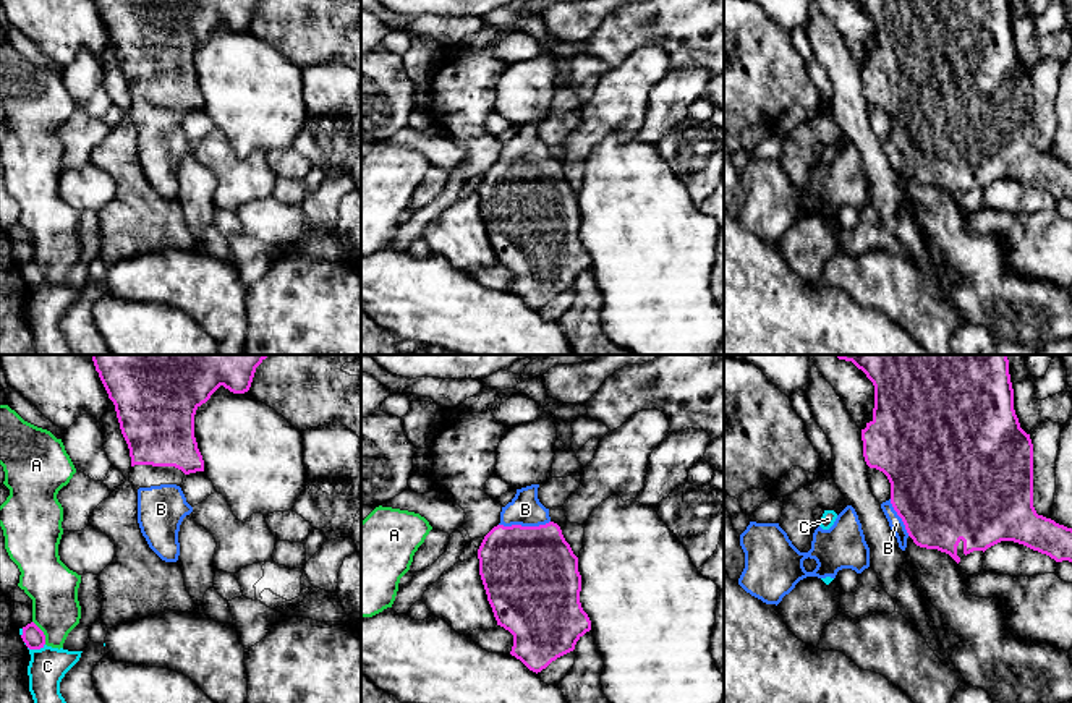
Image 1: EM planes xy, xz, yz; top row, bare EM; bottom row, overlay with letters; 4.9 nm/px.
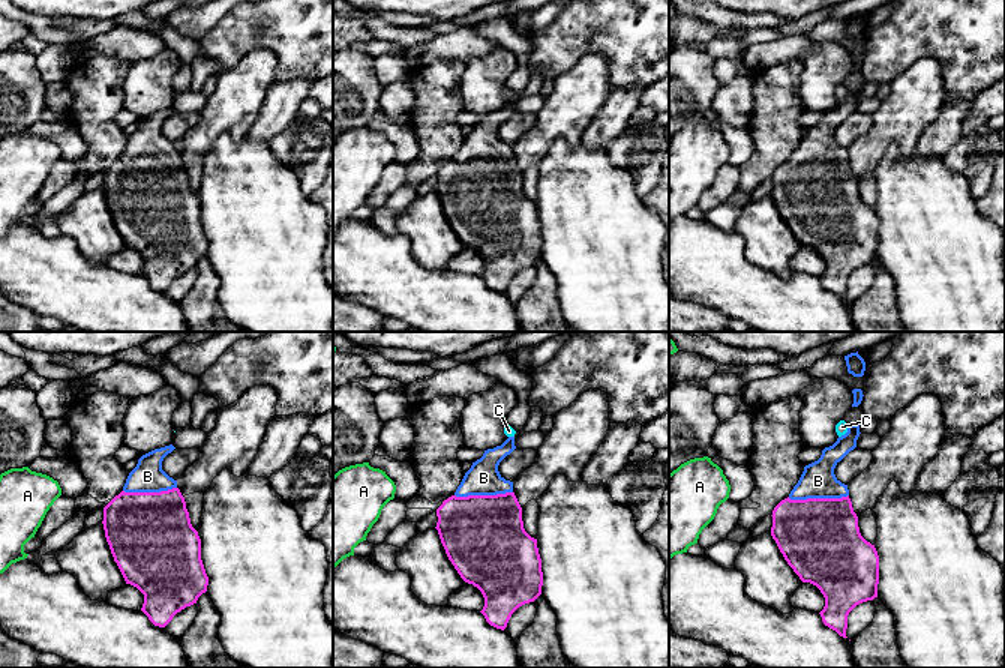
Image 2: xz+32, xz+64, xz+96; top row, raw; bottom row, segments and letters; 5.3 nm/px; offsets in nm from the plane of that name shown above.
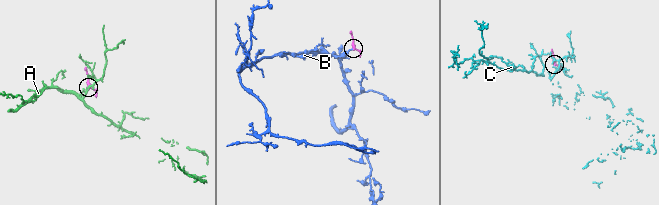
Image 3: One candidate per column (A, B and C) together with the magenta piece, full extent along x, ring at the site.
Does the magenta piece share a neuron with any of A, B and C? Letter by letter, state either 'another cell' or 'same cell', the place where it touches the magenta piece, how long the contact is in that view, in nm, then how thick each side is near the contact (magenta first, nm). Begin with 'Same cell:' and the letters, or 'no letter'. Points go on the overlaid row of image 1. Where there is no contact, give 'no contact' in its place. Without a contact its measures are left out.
Same cell: B
A: another cell; contact xy (42, 632); length 140 nm; calibres 110 and 240 nm
B: same cell; contact xz (523, 527); length 260 nm; calibres 480 and 160 nm
C: another cell; contact xy (36, 648); length 90 nm; calibres 110 and 190 nm

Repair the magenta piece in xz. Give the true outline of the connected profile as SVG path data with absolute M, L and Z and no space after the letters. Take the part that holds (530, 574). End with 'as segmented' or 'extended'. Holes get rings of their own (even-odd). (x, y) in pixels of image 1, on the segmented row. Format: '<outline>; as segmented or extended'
M531 484L517 489L515 497L502 507L500 523L484 536L478 549L479 575L497 625L513 635L510 654L536 674L557 658L573 651L576 641L591 630L591 620L580 603L578 557L565 541L560 526L551 520L549 509L539 502L538 488L539 484Z; extended

